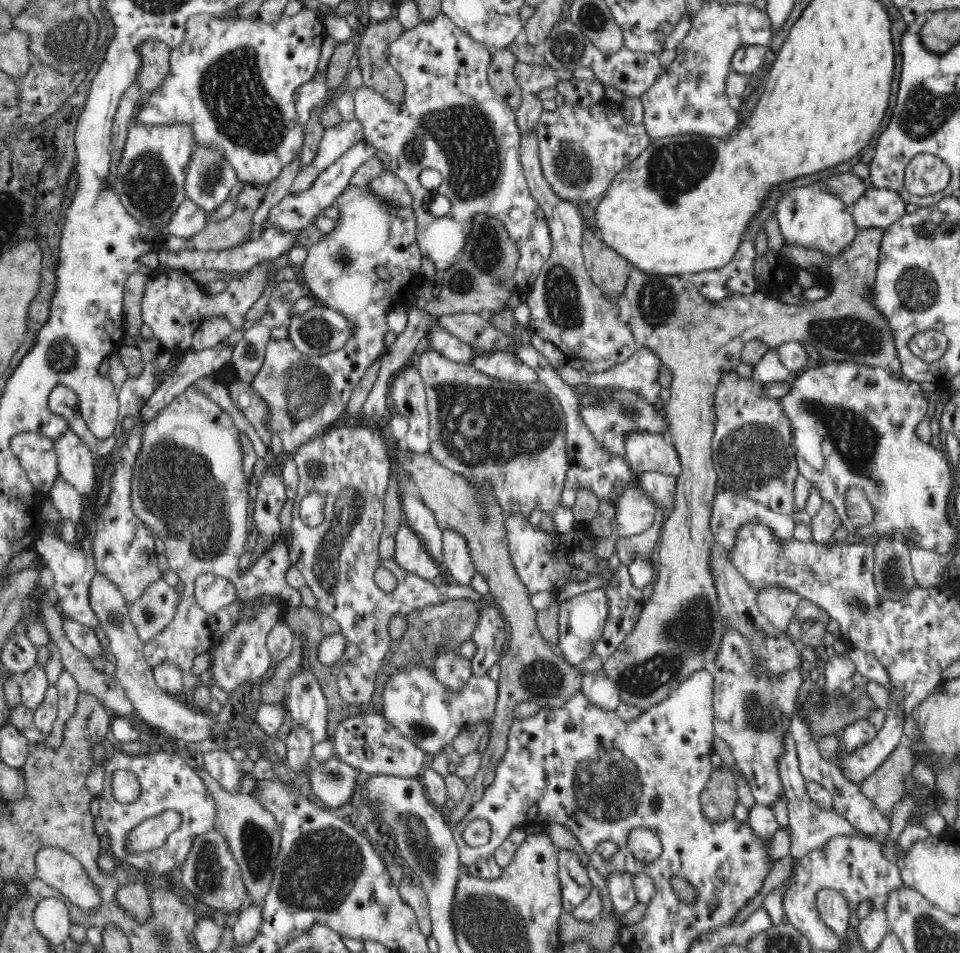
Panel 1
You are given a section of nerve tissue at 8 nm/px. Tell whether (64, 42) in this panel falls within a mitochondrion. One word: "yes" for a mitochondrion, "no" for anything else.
yes

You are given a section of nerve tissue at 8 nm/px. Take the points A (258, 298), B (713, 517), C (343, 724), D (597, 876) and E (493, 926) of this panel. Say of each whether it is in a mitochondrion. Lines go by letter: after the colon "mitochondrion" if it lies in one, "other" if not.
A: other
B: other
C: other
D: other
E: mitochondrion

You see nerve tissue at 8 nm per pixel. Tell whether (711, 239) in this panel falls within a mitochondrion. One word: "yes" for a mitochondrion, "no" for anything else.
no

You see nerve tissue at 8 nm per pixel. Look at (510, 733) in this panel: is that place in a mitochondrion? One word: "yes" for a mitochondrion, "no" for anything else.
no

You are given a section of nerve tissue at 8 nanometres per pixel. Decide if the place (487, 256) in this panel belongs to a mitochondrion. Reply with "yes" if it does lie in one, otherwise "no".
yes

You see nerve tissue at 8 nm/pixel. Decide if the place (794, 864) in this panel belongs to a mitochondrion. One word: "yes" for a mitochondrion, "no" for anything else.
no

